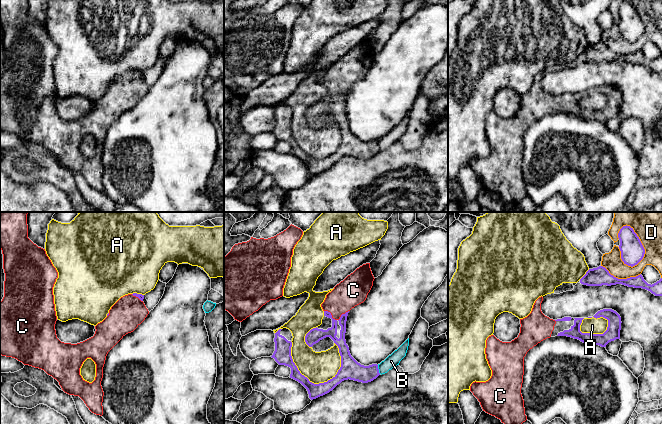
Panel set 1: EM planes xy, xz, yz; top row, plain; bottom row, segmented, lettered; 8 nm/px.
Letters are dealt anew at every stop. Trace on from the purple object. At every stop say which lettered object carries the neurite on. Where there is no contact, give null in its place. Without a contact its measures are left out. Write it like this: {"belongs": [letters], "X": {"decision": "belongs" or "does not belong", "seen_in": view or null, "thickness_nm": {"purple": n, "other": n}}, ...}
{"belongs": ["C"], "A": {"decision": "does not belong", "seen_in": "xz", "thickness_nm": {"purple": 140, "other": 260}}, "B": {"decision": "does not belong", "seen_in": "xz", "thickness_nm": {"purple": 160, "other": 100}}, "C": {"decision": "belongs", "seen_in": "xz", "thickness_nm": {"purple": 110, "other": 240}}, "D": {"decision": "does not belong", "seen_in": "yz", "thickness_nm": {"purple": 190, "other": 190}}}

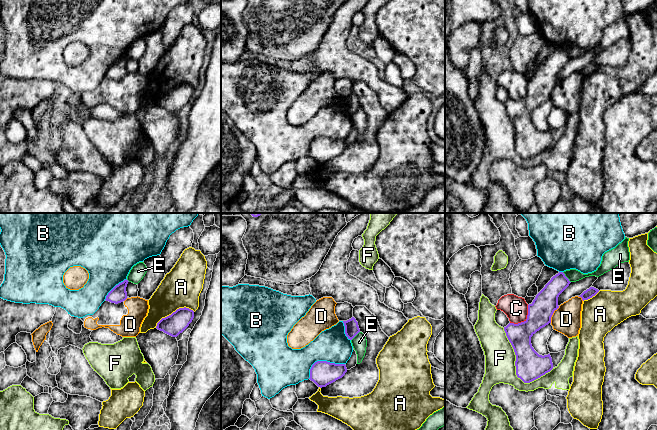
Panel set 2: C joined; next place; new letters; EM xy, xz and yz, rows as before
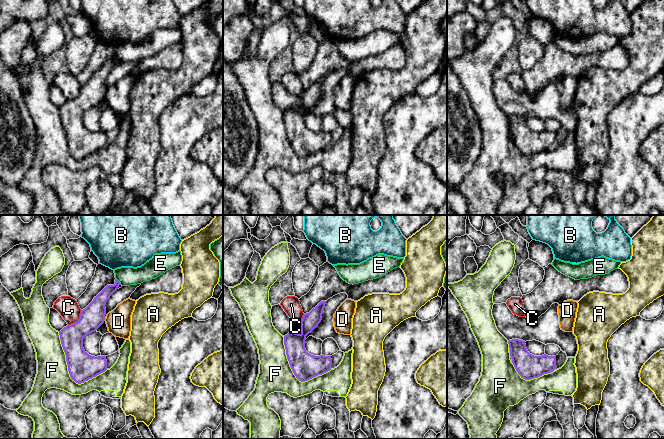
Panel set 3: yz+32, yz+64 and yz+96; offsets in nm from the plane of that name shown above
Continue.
{"belongs": [], "A": {"decision": "does not belong", "seen_in": "xy", "thickness_nm": {"purple": 170, "other": 320}}, "B": {"decision": "does not belong", "seen_in": "xz", "thickness_nm": {"purple": 200, "other": 280}}, "C": {"decision": "does not belong", "seen_in": "yz", "thickness_nm": {"purple": 190, "other": 190}}, "D": {"decision": "does not belong", "seen_in": "yz", "thickness_nm": {"purple": 190, "other": 220}}, "E": {"decision": "does not belong", "seen_in": "yz", "thickness_nm": {"purple": 190, "other": 100}}, "F": {"decision": "does not belong", "seen_in": "yz", "thickness_nm": {"purple": 220, "other": 240}}}

